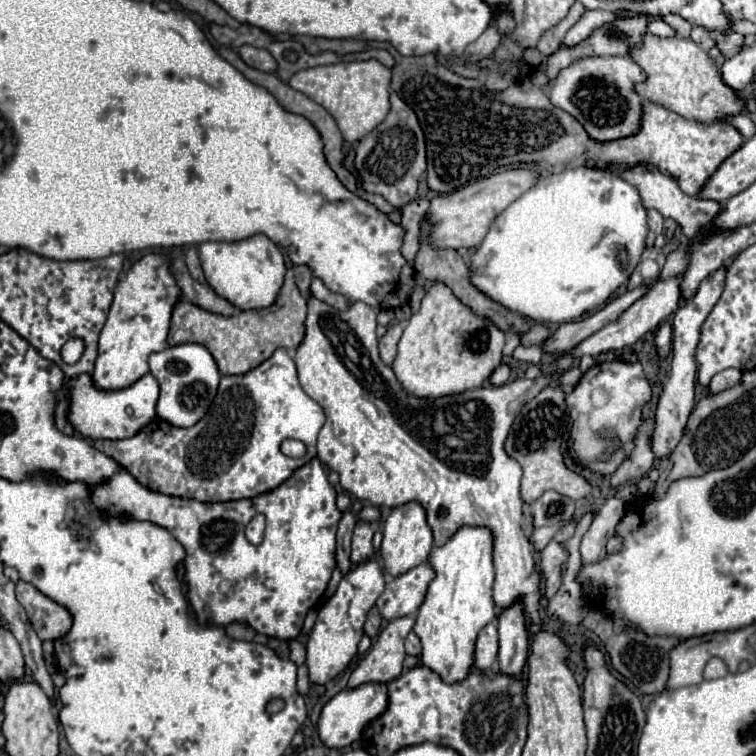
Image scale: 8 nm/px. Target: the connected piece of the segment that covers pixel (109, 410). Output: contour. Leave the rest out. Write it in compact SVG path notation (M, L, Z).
M81 374L69 382L69 422L73 428L91 440L107 438L107 440L123 440L129 436L135 436L149 420L153 420L157 398L159 398L159 382L153 374L145 374L141 380L137 380L133 386L125 390L115 392L103 392L97 390L89 378L89 374Z

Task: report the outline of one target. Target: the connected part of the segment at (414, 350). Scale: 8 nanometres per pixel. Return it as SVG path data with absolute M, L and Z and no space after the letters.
M433 284L419 312L405 324L393 372L407 394L417 398L441 398L481 388L501 364L505 334L487 318L473 314L445 284Z

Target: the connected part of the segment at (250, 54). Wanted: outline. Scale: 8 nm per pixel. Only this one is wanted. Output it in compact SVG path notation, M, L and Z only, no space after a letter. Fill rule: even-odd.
M241 46L239 48L239 56L251 68L257 68L261 72L277 72L277 62L275 62L275 58L267 50L253 48L253 46Z

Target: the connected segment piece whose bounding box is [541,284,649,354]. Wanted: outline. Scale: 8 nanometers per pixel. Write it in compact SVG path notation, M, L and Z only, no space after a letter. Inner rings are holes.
M641 284L635 290L627 290L625 294L613 298L605 308L597 310L595 314L591 314L591 316L587 316L587 318L583 318L579 322L565 322L565 324L561 324L557 328L557 332L541 348L545 352L551 352L551 354L569 352L571 348L581 344L585 338L589 338L591 334L601 330L605 324L609 324L615 318L619 318L635 300L639 300L647 292L649 292L649 284Z

